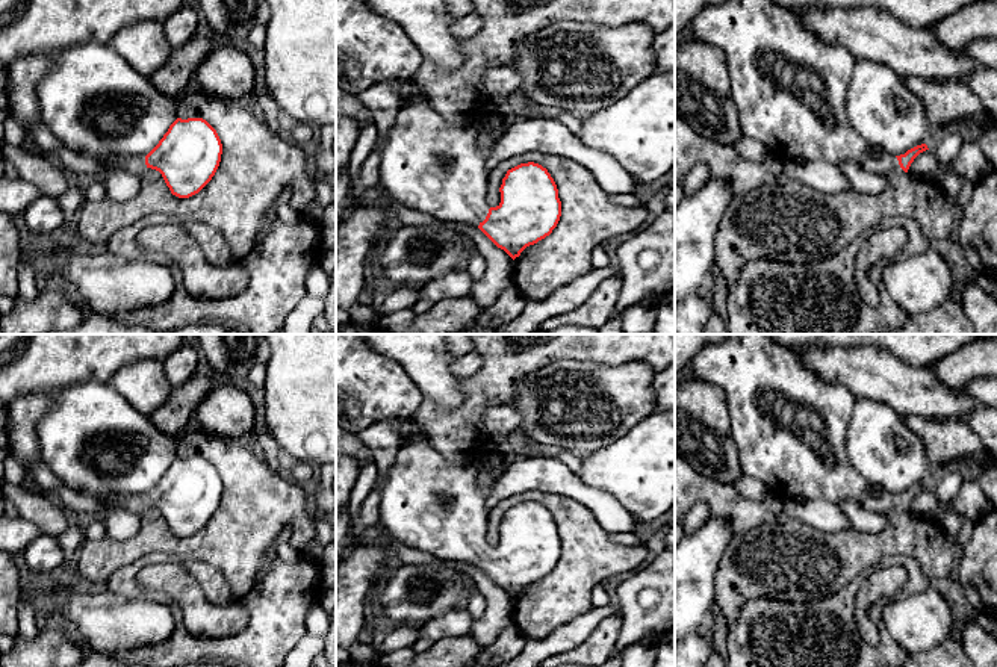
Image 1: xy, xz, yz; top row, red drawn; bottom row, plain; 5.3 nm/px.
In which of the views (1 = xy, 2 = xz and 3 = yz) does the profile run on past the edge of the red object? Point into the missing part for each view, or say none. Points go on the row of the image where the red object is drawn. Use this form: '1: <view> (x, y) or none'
1: xy (136, 165)
2: xz (431, 165)
3: yz (788, 85)

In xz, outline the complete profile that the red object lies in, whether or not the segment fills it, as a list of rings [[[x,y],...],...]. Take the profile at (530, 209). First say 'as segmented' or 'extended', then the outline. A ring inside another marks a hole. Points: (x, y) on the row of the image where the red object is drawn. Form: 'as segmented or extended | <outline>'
extended | [[[434,100],[413,101],[399,107],[396,118],[380,142],[378,188],[401,206],[430,215],[439,221],[467,224],[478,227],[498,248],[513,260],[530,247],[545,239],[557,227],[561,216],[558,189],[548,172],[539,163],[520,163],[507,171],[499,188],[501,203],[496,207],[487,204],[489,157],[495,144],[480,144],[480,118],[483,107],[467,112],[460,121],[451,123],[436,110]]]

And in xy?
extended | [[[177,118],[145,157],[118,154],[103,157],[98,177],[103,178],[116,169],[141,175],[151,168],[162,174],[172,195],[189,198],[212,180],[221,154],[221,139],[206,119]]]

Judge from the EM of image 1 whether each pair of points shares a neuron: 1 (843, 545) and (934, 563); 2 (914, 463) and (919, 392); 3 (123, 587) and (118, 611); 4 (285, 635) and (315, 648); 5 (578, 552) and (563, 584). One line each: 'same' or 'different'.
1: same
2: different
3: different
4: different
5: same

